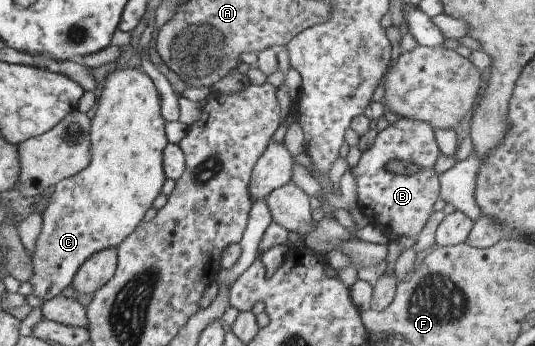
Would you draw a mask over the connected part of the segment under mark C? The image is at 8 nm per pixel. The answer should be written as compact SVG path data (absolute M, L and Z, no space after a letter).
M118 67L109 72L107 76L105 75L105 82L103 82L103 88L101 88L101 94L99 94L99 100L97 100L97 109L93 118L89 120L89 164L65 180L60 180L55 186L48 191L47 204L41 212L41 227L39 234L35 240L34 252L31 254L31 274L27 278L27 282L31 286L32 293L31 295L39 300L47 301L49 298L57 296L63 288L67 288L73 280L73 276L77 272L77 269L83 264L83 261L89 256L93 256L95 252L100 250L107 250L107 248L115 248L136 226L141 222L143 214L147 212L147 209L152 206L153 200L157 194L160 193L161 187L165 182L165 174L162 169L162 152L167 144L167 138L165 137L165 132L163 131L163 126L165 126L165 121L161 118L161 98L159 98L159 92L155 88L155 84L149 80L149 76L146 75L145 69L137 68L123 68Z

